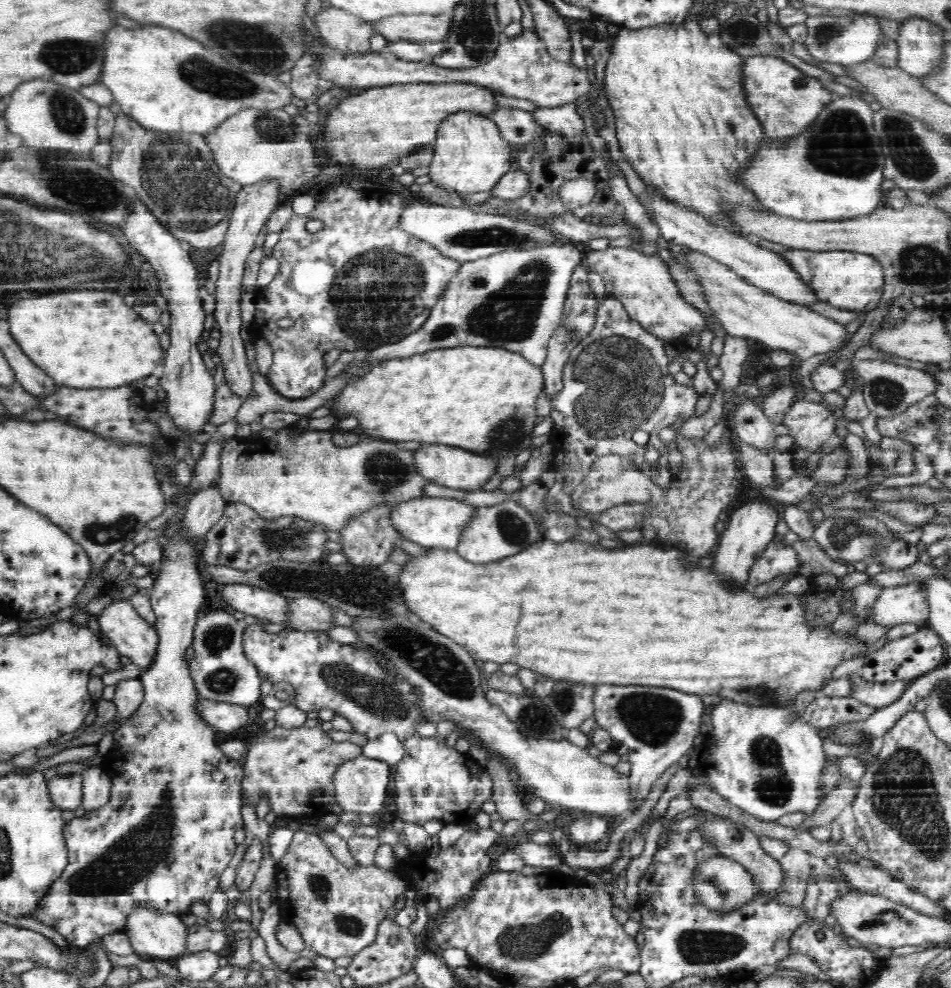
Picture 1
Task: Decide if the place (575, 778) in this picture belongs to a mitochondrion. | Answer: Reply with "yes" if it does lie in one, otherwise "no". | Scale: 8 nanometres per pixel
no

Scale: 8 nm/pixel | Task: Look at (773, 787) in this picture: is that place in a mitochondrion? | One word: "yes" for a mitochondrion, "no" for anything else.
yes

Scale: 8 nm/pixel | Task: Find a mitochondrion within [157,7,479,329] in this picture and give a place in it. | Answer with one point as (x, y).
(256, 46)

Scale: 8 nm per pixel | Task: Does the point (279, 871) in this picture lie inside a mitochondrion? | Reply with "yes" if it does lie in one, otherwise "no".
no

